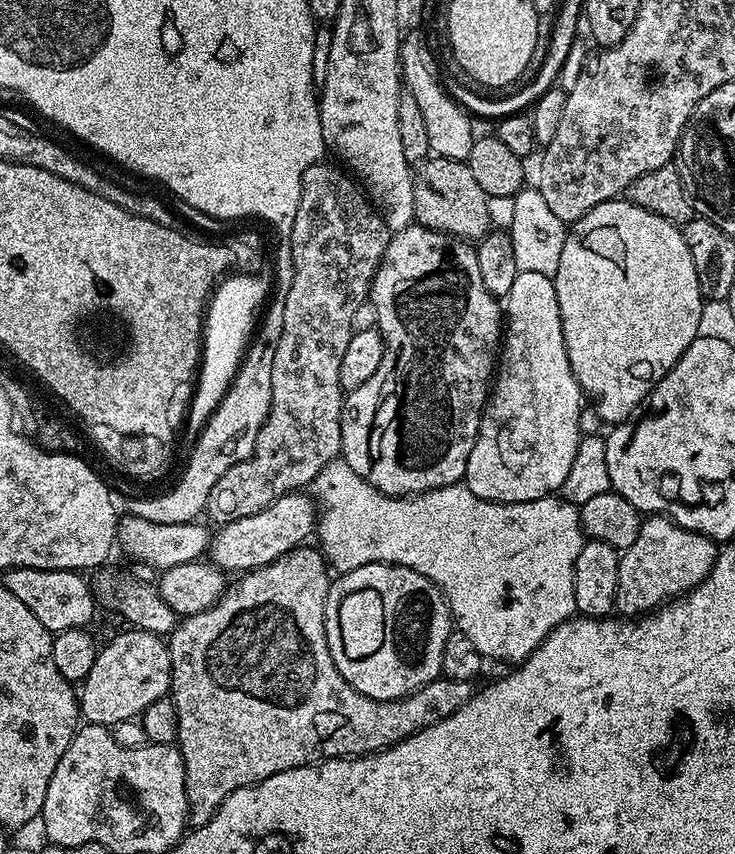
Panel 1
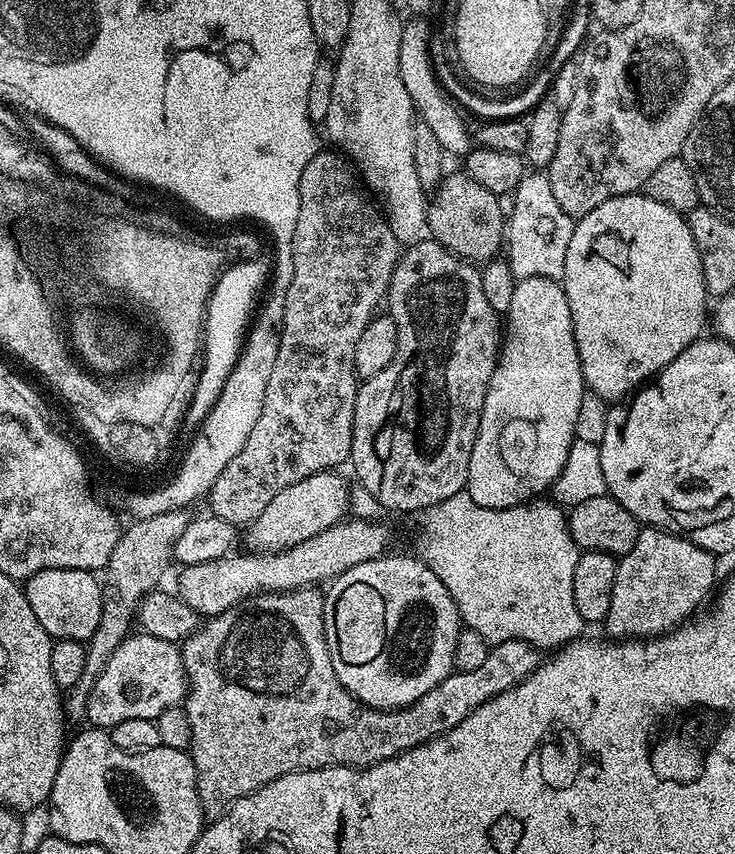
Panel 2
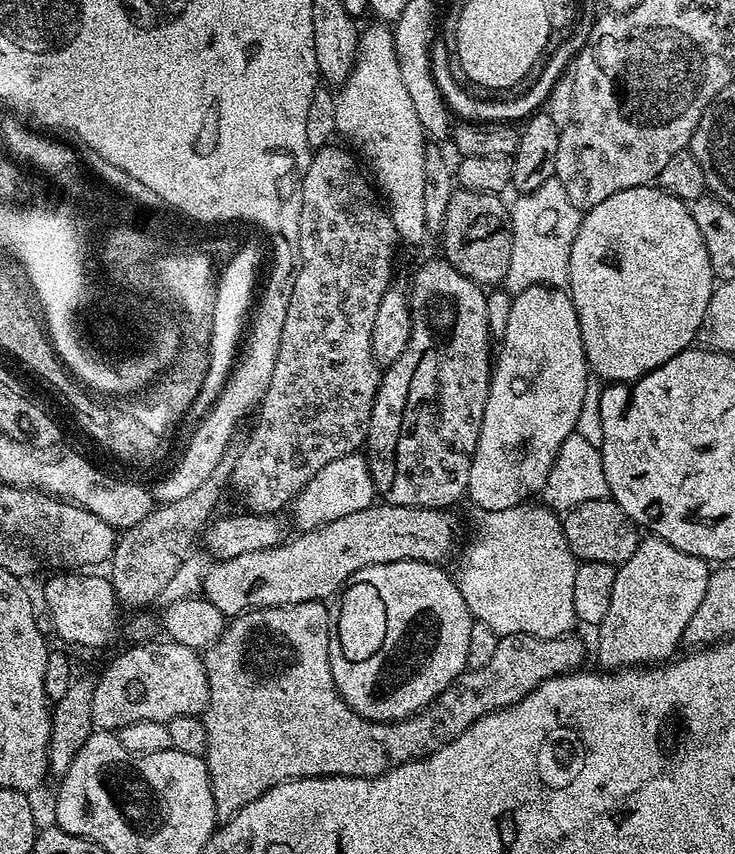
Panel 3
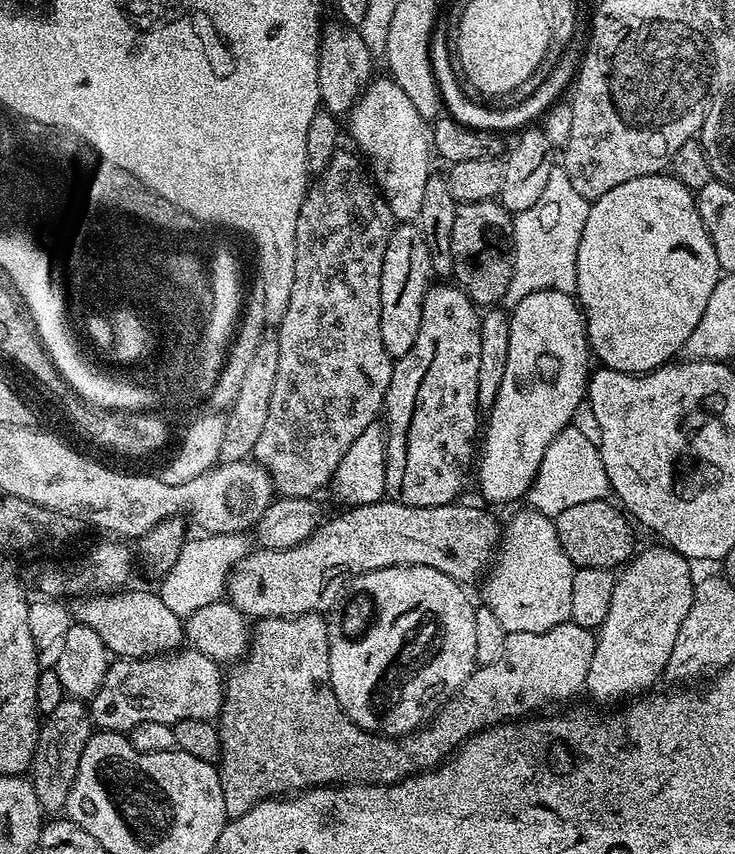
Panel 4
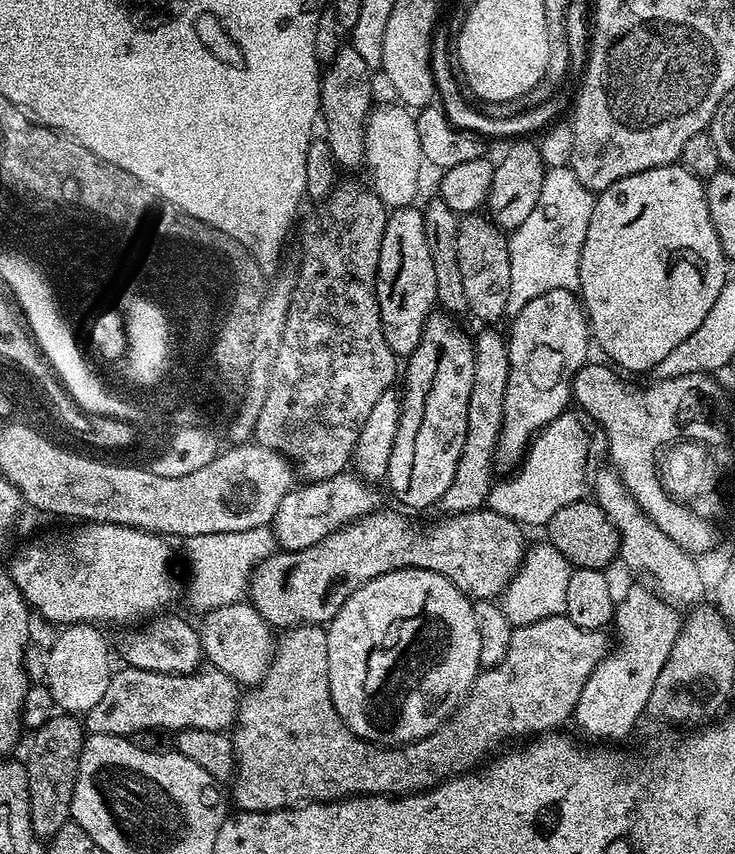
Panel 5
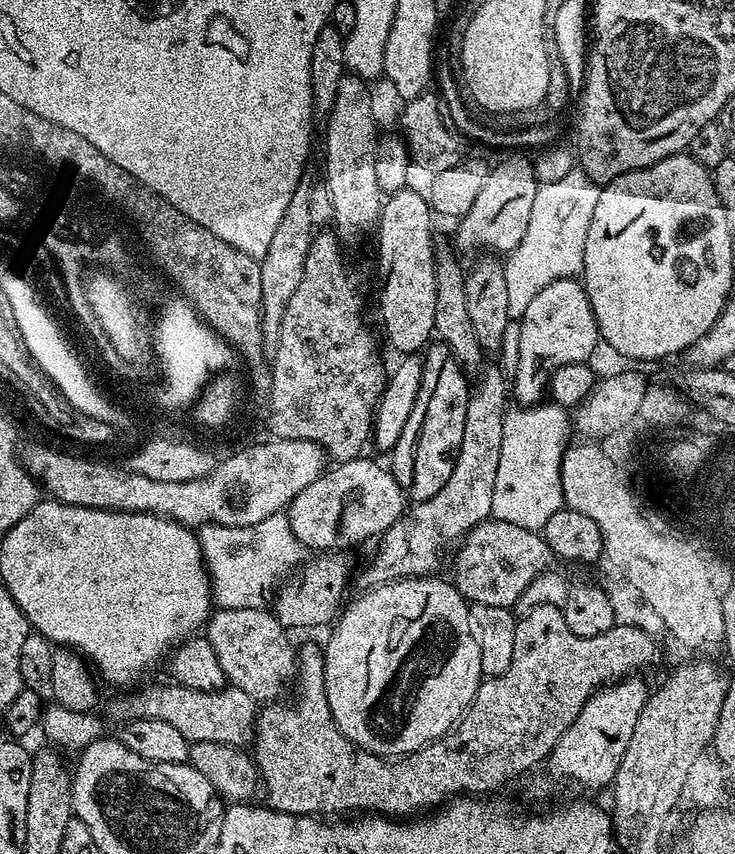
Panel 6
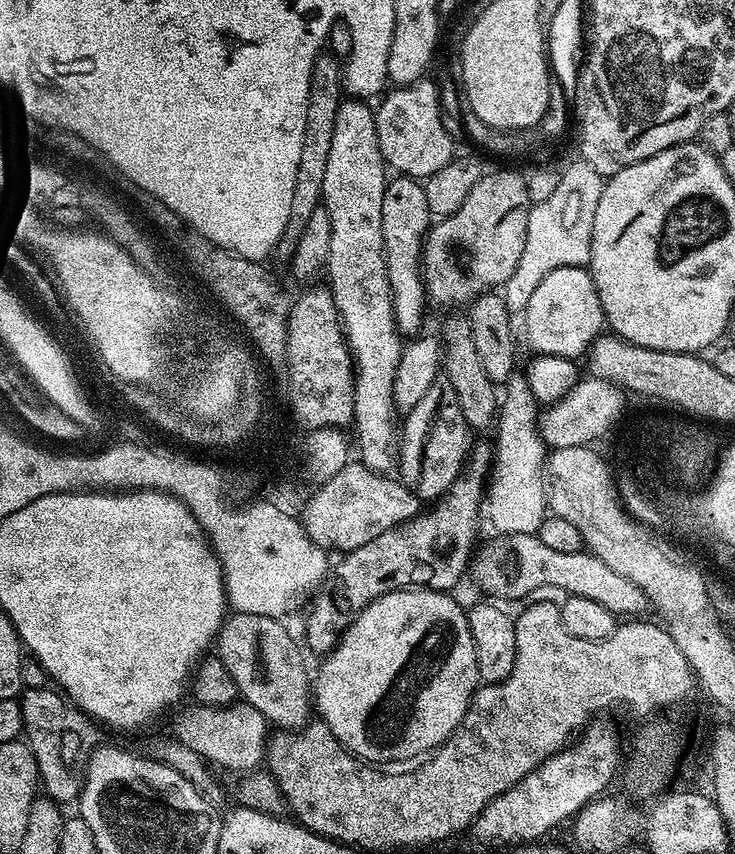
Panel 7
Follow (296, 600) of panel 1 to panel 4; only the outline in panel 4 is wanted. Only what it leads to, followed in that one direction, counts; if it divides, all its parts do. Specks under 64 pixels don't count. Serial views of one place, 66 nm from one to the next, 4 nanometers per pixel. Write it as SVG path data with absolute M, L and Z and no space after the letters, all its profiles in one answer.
M307 612L301 616L266 616L257 619L250 628L250 639L243 653L242 662L231 665L227 669L224 682L224 705L220 707L218 717L218 731L220 733L220 758L218 767L220 770L220 781L222 782L222 799L226 802L226 814L229 820L236 820L246 810L250 810L256 804L264 800L283 797L285 794L299 794L309 788L323 788L325 786L343 786L346 784L396 784L408 776L414 776L417 772L429 772L444 763L461 744L475 736L477 732L485 732L495 724L503 724L527 717L529 714L539 713L547 704L556 704L559 700L568 700L577 691L583 689L586 682L586 674L590 670L590 658L594 658L594 646L596 645L597 633L591 628L583 628L574 623L559 624L545 632L509 632L504 637L504 649L502 654L494 662L481 664L466 678L466 682L456 693L443 701L442 707L431 720L422 728L399 738L393 738L375 732L362 730L342 710L338 698L332 689L330 682L330 650L328 649L328 620L319 612Z

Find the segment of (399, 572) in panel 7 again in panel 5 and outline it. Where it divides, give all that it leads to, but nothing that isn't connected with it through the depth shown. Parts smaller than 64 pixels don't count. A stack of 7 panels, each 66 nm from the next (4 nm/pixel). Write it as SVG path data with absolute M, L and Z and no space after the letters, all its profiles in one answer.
M484 326L481 327L480 333L475 333L472 345L474 346L474 386L470 389L470 406L466 410L466 442L462 446L462 458L458 458L458 470L454 470L454 482L450 482L449 488L446 490L446 494L442 494L442 498L439 502L439 507L443 509L445 513L451 514L453 512L473 512L476 508L483 508L488 503L488 495L491 492L491 488L494 483L494 475L492 476L492 468L496 464L496 447L498 446L498 438L500 437L500 431L502 430L502 418L504 417L504 399L506 398L506 378L510 378L510 354L508 353L508 341L505 333L499 332L499 327L496 326Z

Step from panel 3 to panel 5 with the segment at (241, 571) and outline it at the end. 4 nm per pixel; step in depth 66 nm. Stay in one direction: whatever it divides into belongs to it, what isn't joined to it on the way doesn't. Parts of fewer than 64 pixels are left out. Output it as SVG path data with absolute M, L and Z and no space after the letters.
M487 506L476 508L473 512L453 512L441 515L441 520L433 524L415 524L403 511L382 512L375 510L366 516L338 528L314 546L307 546L297 552L277 550L266 557L252 571L248 582L247 599L262 614L264 621L276 630L296 628L299 624L327 625L338 610L342 610L342 602L354 594L366 582L378 578L387 572L399 568L421 568L434 574L442 574L452 585L469 600L495 601L505 595L508 583L520 571L520 564L526 555L524 548L525 529L516 521L498 514Z

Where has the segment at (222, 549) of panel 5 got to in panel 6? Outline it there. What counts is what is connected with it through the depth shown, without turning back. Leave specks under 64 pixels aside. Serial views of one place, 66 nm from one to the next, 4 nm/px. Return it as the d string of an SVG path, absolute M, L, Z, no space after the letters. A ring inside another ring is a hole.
M284 512L270 514L268 518L262 518L262 522L250 526L201 524L196 541L201 549L208 550L204 553L204 567L208 570L212 602L217 609L265 607L281 577L291 573L306 556L306 549L294 536ZM215 544L228 544L232 552L211 552L210 548Z

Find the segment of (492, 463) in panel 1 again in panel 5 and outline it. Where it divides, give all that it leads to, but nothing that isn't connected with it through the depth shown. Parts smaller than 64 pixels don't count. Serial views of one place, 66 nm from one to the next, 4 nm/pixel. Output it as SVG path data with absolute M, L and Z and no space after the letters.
M550 290L546 294L538 294L538 298L534 298L534 302L526 302L526 306L522 306L522 310L511 321L512 333L507 333L508 353L510 354L510 378L506 378L506 398L504 399L504 417L502 418L502 430L498 438L498 446L496 447L496 464L499 467L515 469L520 461L524 458L524 453L528 451L528 445L531 444L533 436L541 432L550 422L554 422L554 418L558 418L573 403L572 398L572 378L573 374L579 370L583 364L589 363L588 344L590 348L590 329L588 326L588 318L584 311L583 303L576 292L567 292L566 290Z

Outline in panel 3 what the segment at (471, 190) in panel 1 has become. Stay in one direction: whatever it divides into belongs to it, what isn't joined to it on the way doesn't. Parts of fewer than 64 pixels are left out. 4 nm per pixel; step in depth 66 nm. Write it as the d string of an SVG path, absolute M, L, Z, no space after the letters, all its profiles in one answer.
M453 191L450 206L446 206L446 218L442 229L444 236L443 259L458 274L470 278L481 286L503 283L510 264L512 245L511 211L501 195L491 192Z

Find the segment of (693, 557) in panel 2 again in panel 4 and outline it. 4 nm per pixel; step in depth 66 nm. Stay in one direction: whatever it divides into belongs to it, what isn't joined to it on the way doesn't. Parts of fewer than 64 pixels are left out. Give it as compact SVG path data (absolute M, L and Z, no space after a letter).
M659 547L637 551L616 576L610 610L606 613L606 622L599 626L594 658L590 658L590 670L583 686L583 691L589 692L600 704L647 693L651 689L648 687L663 677L682 618L690 611L693 565L672 548Z

